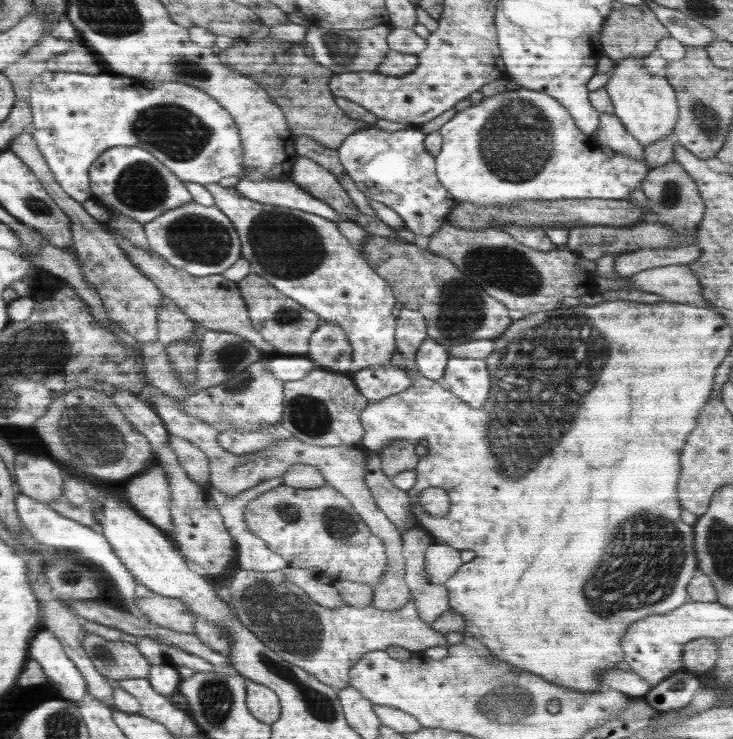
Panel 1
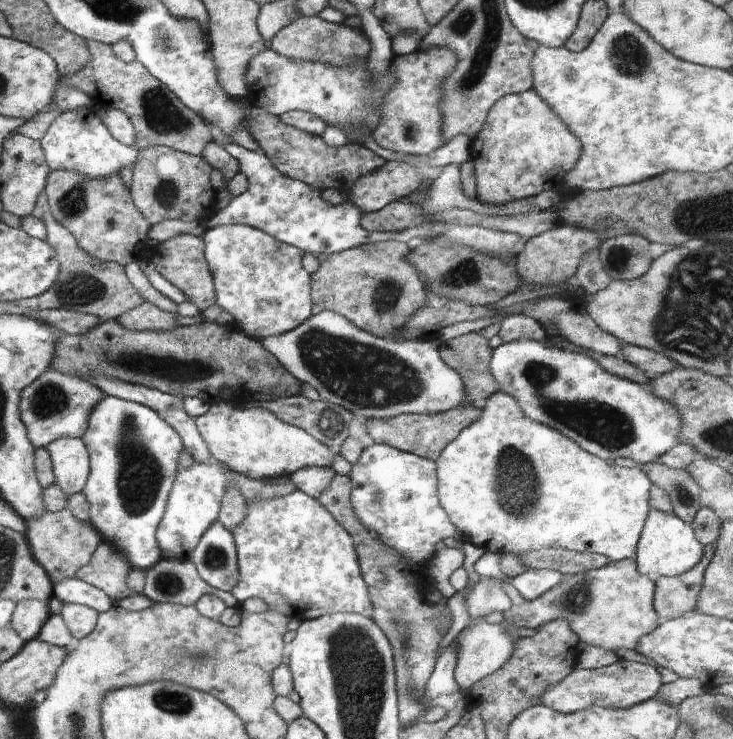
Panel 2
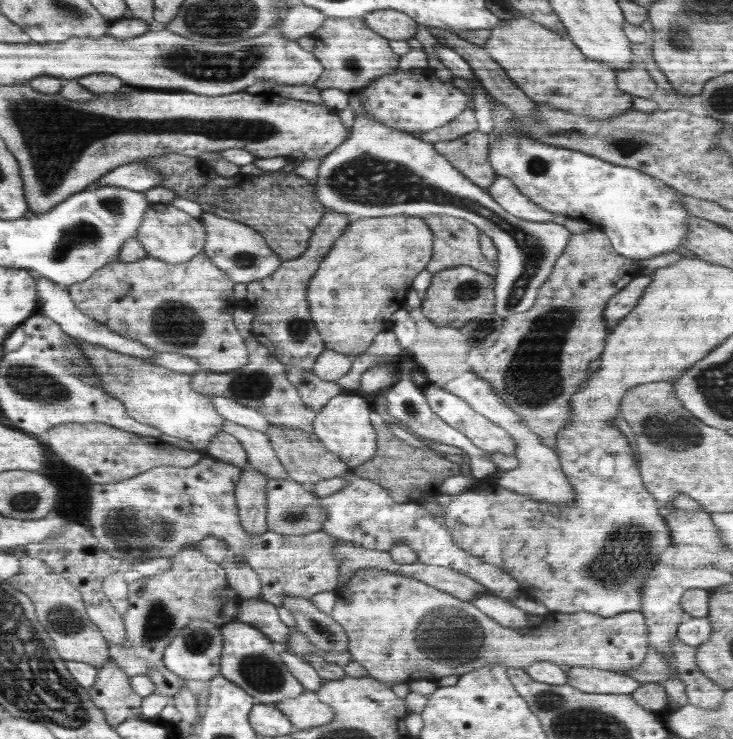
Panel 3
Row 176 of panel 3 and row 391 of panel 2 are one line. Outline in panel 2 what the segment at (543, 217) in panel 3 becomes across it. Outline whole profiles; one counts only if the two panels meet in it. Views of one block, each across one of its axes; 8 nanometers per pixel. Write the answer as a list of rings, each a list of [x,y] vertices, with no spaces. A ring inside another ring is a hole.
[[[498,389],[481,406],[481,415],[468,425],[435,460],[437,466],[437,491],[440,504],[454,523],[454,526],[461,532],[463,542],[471,542],[474,546],[484,548],[486,552],[501,553],[509,550],[535,551],[547,548],[560,548],[579,553],[598,553],[608,557],[610,562],[618,562],[624,559],[634,559],[637,544],[643,531],[651,506],[649,505],[650,487],[653,485],[649,478],[643,473],[640,463],[632,468],[610,466],[605,460],[582,450],[576,442],[565,434],[558,432],[554,427],[534,422],[528,418],[515,398],[502,389]]]

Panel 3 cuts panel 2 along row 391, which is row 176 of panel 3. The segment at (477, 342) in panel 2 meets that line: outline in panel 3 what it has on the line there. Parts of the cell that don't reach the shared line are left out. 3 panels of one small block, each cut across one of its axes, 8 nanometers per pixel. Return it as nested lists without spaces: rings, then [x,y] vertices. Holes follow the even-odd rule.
[[[476,129],[474,132],[464,134],[462,138],[435,142],[432,145],[466,178],[487,191],[497,176],[487,161],[489,142],[488,133],[484,134]]]

